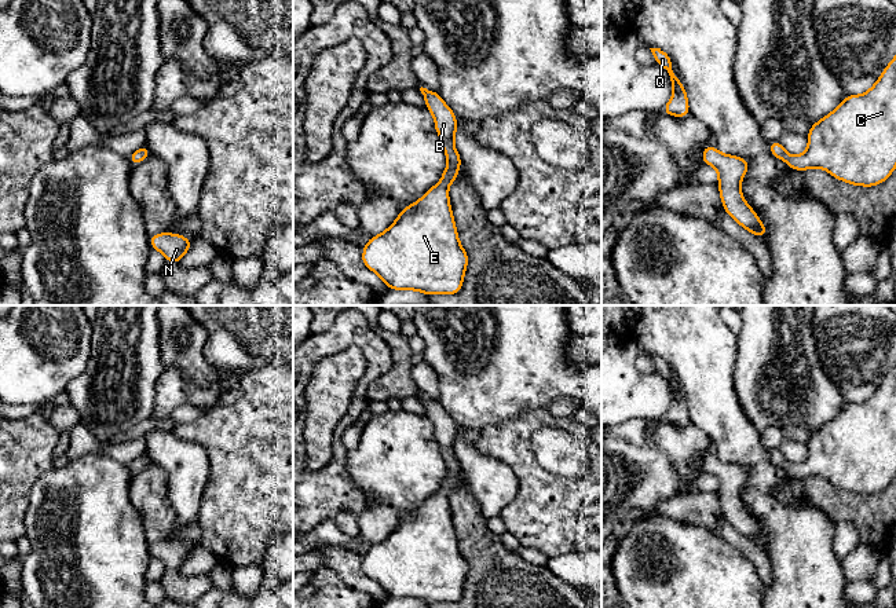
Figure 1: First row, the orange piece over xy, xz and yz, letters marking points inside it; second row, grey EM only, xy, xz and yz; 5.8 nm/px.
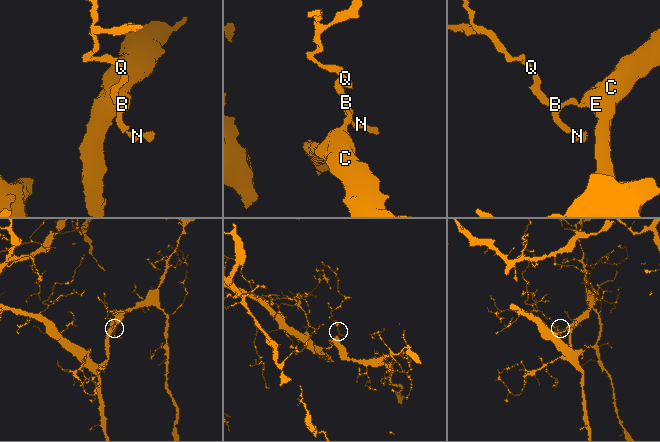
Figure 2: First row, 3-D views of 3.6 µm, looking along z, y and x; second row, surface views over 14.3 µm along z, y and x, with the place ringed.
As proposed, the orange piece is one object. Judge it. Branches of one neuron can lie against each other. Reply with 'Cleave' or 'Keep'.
Keep

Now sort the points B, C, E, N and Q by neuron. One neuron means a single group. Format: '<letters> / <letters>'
B C E N Q

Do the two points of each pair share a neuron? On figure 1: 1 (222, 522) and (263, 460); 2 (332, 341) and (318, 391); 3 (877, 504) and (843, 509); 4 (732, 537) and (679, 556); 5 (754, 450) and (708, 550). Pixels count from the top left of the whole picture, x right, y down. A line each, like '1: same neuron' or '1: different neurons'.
1: same neuron
2: different neurons
3: same neuron
4: different neurons
5: different neurons

